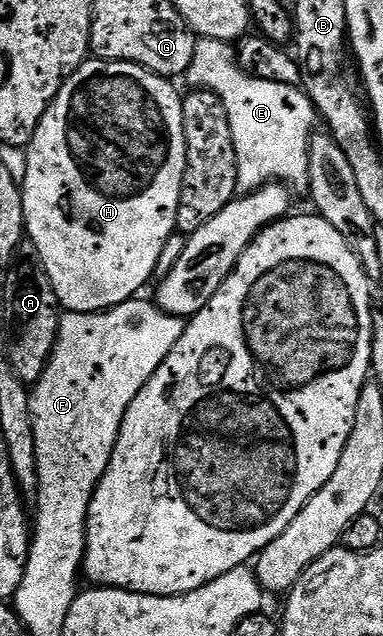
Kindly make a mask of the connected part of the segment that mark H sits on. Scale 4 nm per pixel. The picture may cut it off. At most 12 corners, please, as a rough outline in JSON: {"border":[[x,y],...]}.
{"border":[[86,60],[29,141],[25,232],[70,314],[177,230],[183,94]]}

